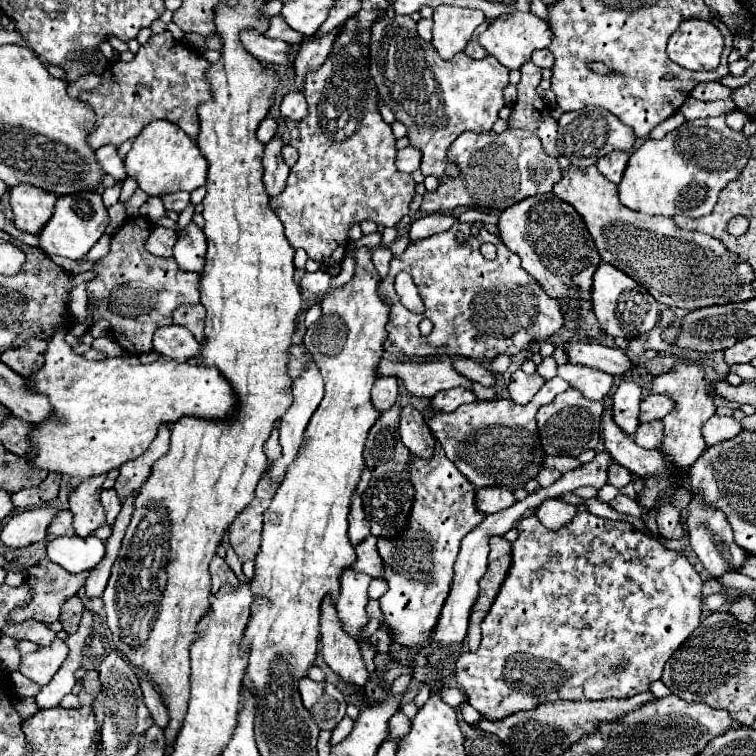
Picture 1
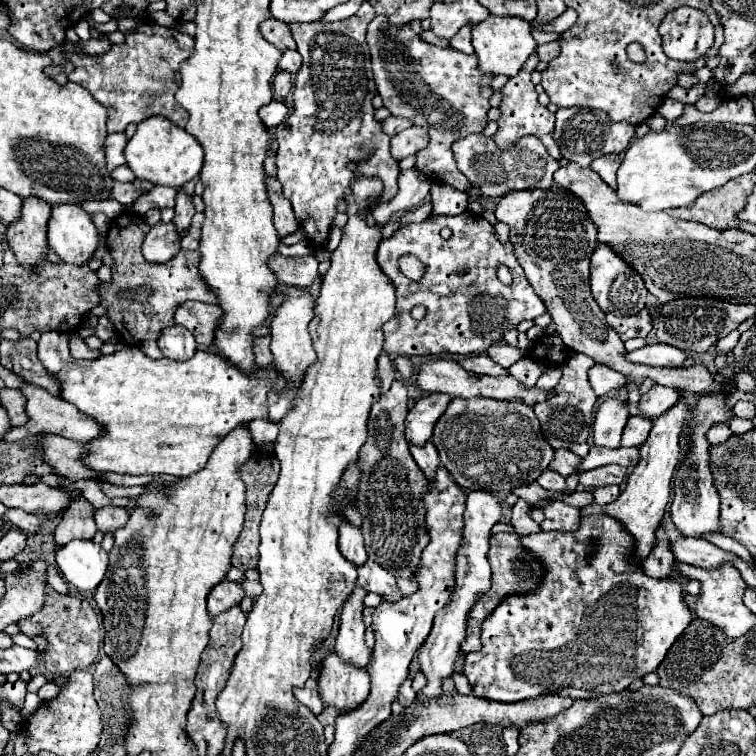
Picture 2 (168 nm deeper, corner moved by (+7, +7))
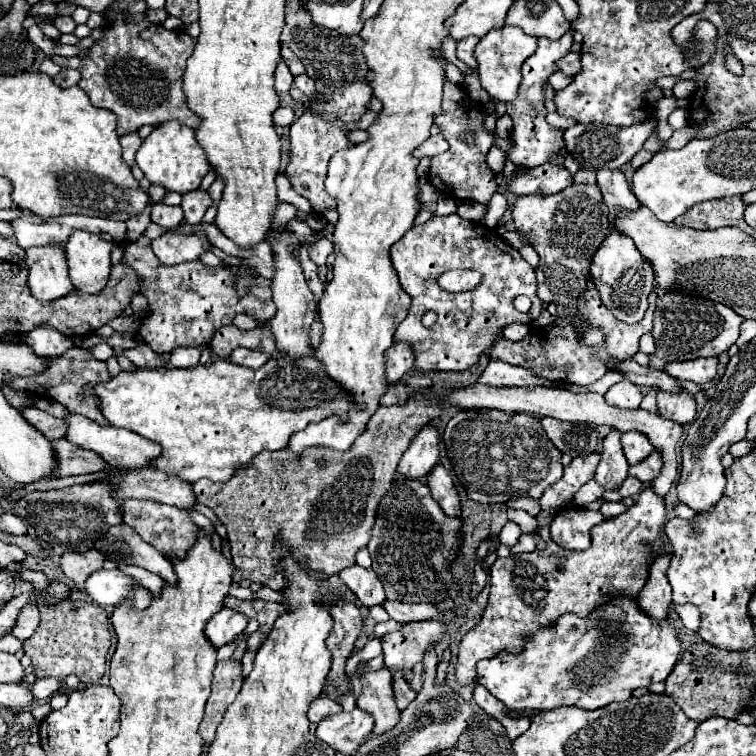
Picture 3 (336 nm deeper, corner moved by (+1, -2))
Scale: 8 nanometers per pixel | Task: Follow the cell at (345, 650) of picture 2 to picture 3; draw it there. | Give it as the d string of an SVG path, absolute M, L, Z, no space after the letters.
M379 669L375 673L361 673L361 685L363 693L357 701L357 707L375 719L373 733L383 735L401 719L401 711L395 705L395 693L391 687L391 673L385 669Z

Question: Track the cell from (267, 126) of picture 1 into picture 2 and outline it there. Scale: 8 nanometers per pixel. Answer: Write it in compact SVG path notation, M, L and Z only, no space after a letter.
M273 100L273 102L269 102L267 106L263 106L263 108L259 110L259 118L261 118L261 122L263 122L267 128L279 126L279 124L285 120L285 114L287 114L287 108L285 108L285 104L279 102L279 100Z

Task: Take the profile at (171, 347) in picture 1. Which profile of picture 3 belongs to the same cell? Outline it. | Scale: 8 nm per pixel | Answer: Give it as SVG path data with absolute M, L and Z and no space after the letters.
M177 347L171 353L169 365L177 367L177 369L195 367L199 363L199 355L201 355L201 349L197 349L197 347Z

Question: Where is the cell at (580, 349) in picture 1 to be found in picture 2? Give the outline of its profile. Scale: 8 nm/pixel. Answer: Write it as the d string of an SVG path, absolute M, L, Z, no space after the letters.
M653 344L641 350L625 352L625 358L629 362L647 364L647 366L681 366L685 360L685 352L669 344Z

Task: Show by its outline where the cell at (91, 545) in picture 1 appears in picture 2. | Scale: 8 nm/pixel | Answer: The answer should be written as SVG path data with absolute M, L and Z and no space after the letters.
M73 540L57 546L55 560L69 584L85 590L95 590L107 570L107 552L93 540Z

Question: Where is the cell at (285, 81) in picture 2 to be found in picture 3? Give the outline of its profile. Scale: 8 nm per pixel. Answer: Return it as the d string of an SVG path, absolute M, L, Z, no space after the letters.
M281 59L277 63L277 69L275 69L275 89L277 89L277 93L289 93L291 83L293 83L293 75L289 73L289 69L285 67L285 61Z

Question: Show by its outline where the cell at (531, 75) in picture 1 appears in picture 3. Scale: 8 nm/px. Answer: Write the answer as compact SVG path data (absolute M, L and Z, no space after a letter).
M573 31L565 33L559 41L551 39L539 39L537 51L523 63L523 83L519 87L517 99L507 103L507 113L513 119L513 131L511 131L511 151L507 153L507 159L511 159L519 167L537 167L545 161L555 161L561 163L563 157L557 155L557 151L563 149L563 131L551 127L545 117L545 95L543 95L543 83L547 83L551 73L561 71L557 67L557 61L569 53L573 45Z

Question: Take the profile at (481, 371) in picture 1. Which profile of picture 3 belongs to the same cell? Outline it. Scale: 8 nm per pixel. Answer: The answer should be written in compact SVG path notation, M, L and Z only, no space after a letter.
M489 361L487 369L479 377L481 383L493 385L493 387L557 387L563 389L565 383L553 383L549 379L541 379L539 375L533 375L531 371L525 371L523 367L515 367L503 361Z

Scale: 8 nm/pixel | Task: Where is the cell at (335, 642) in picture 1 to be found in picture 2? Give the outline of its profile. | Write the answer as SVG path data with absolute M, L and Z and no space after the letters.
M327 652L319 664L319 692L339 712L353 710L369 694L369 674L365 668L343 662L335 652Z

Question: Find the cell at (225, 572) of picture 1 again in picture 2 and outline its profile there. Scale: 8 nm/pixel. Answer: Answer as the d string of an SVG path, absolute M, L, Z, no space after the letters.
M223 580L219 582L219 586L213 586L209 596L207 596L207 610L211 616L217 616L219 612L235 606L241 602L243 598L243 588L239 582L233 582L233 580Z

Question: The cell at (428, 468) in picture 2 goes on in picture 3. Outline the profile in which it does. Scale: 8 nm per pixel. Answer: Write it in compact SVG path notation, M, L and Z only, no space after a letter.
M433 467L433 471L427 475L425 483L431 489L433 499L445 511L445 515L449 515L449 517L461 517L459 495L457 495L457 489L453 485L453 479L445 471L445 467Z

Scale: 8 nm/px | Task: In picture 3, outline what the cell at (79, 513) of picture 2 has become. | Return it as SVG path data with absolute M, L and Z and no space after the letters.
M91 549L87 553L69 551L61 555L61 569L75 583L75 587L85 593L85 577L89 577L91 571L103 569L103 555L97 549Z

